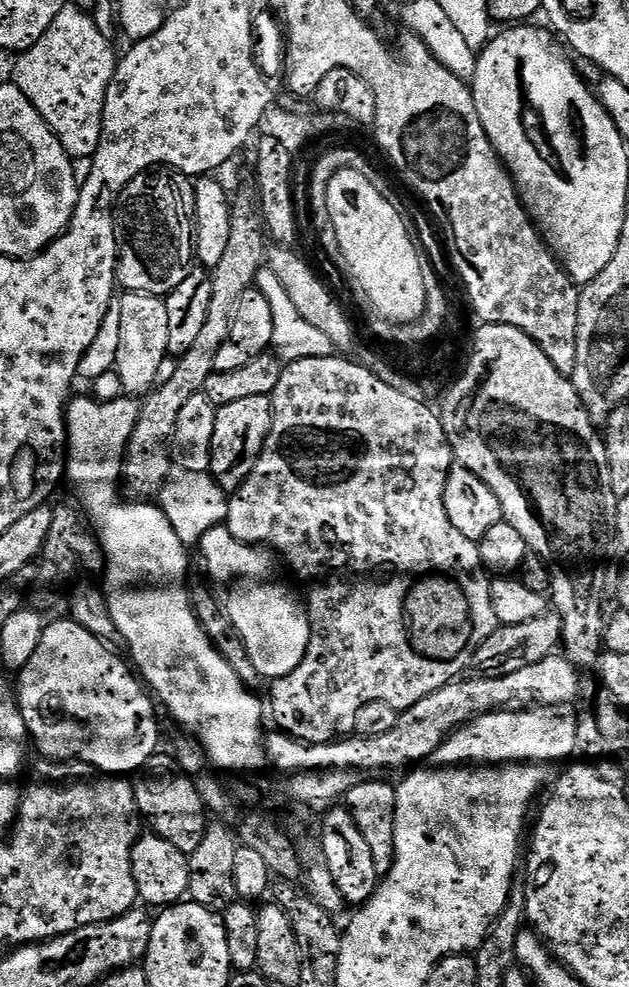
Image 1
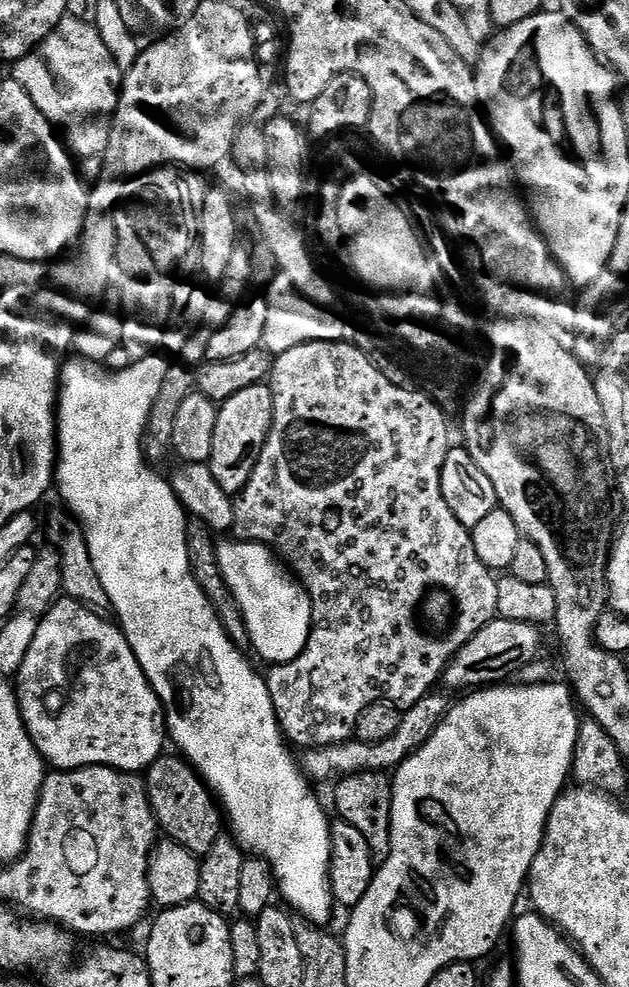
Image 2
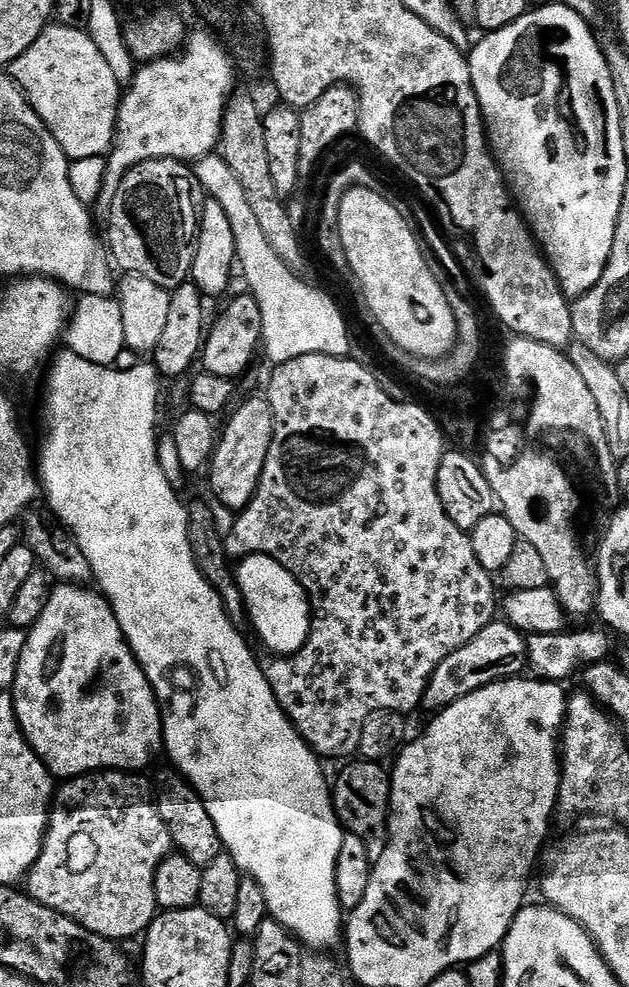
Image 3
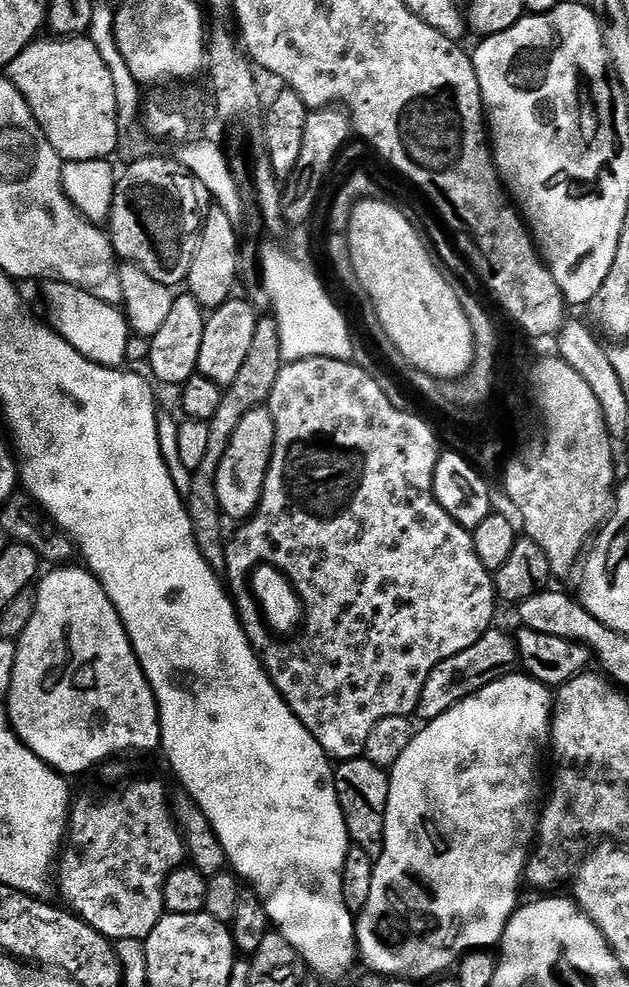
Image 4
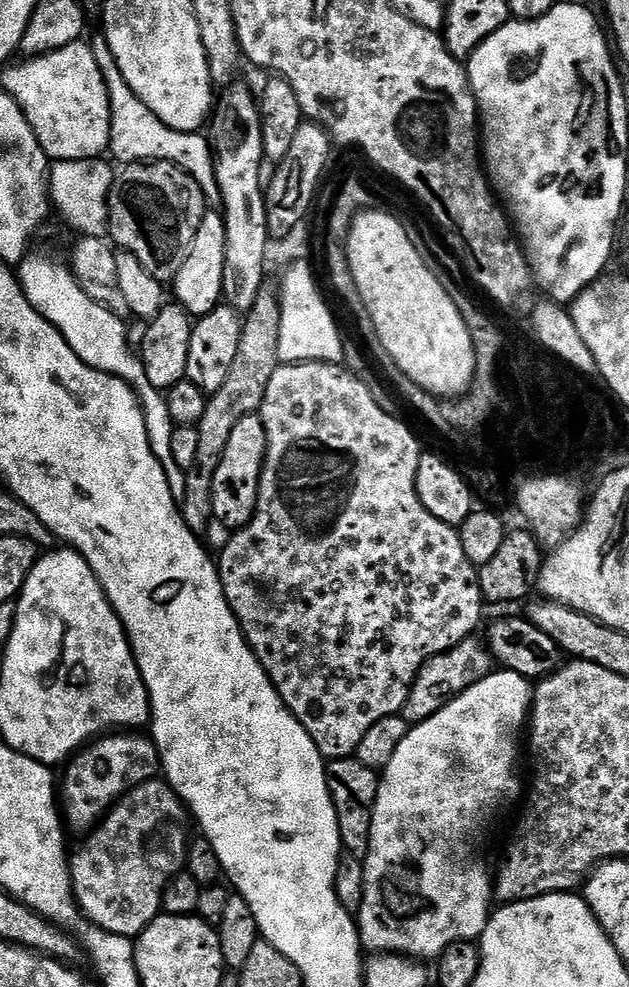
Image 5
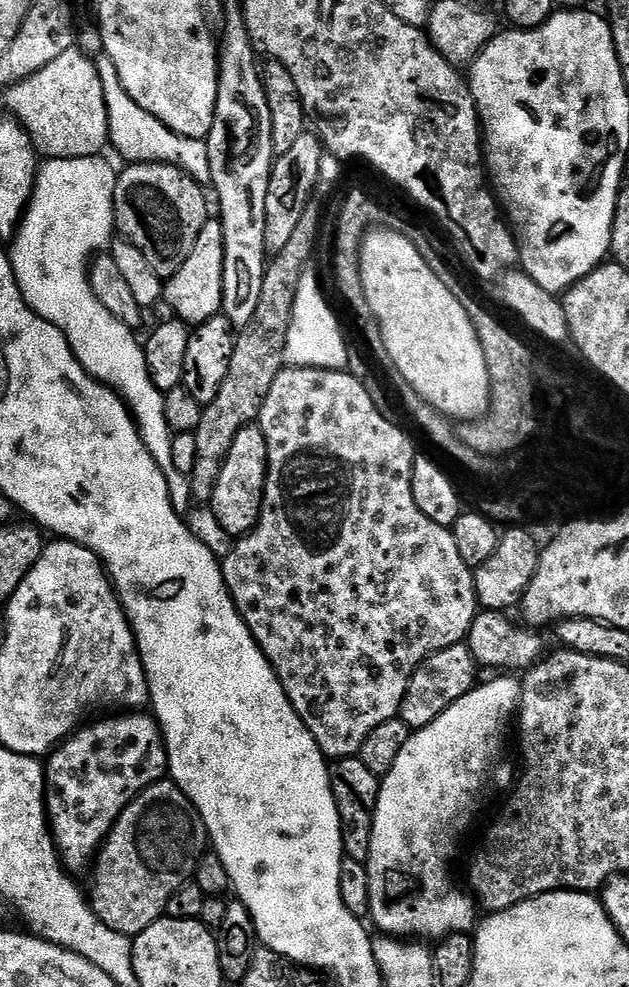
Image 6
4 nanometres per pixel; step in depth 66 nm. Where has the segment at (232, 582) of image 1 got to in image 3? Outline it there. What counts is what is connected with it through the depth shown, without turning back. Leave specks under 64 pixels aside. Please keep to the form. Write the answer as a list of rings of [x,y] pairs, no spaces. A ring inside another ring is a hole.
[[[246,556],[239,561],[240,565],[235,565],[234,575],[236,585],[240,587],[240,593],[244,599],[244,609],[248,612],[248,624],[250,628],[260,635],[260,640],[269,648],[269,653],[276,656],[293,656],[295,652],[300,652],[304,643],[308,641],[310,626],[312,625],[312,607],[308,604],[308,595],[302,590],[298,578],[269,556]]]

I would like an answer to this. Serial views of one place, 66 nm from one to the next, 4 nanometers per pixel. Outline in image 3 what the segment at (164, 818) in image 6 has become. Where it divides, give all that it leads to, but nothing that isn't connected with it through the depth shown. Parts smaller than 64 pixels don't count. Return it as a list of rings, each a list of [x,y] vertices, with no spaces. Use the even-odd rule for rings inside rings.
[[[105,770],[102,772],[89,772],[86,776],[73,776],[65,779],[64,784],[55,789],[54,799],[51,809],[48,813],[48,832],[44,836],[42,848],[38,854],[38,858],[34,862],[32,869],[28,871],[26,877],[26,891],[28,896],[38,902],[42,902],[42,906],[50,906],[50,910],[58,910],[58,914],[62,914],[66,918],[70,918],[74,922],[78,922],[86,930],[90,930],[93,936],[101,936],[107,940],[117,942],[125,942],[124,940],[132,940],[143,937],[151,926],[153,920],[158,915],[158,905],[156,895],[154,894],[154,874],[158,870],[158,866],[167,856],[173,855],[174,845],[170,838],[170,830],[162,822],[162,818],[158,814],[155,803],[151,799],[144,800],[144,792],[136,785],[135,775],[119,770]]]

